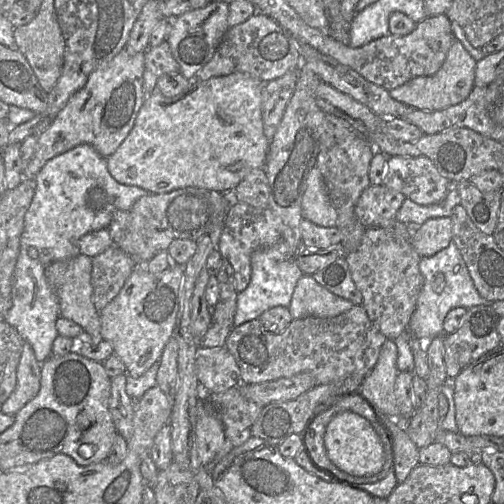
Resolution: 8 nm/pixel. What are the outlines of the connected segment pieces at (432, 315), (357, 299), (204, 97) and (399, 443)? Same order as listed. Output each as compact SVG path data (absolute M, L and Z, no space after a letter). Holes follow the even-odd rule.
M453 240L448 247L430 257L421 257L419 264L420 272L424 277L424 285L418 297L416 307L408 324L407 333L409 338L429 341L444 334L443 322L448 312L457 307L467 310L479 305L492 304L480 296L473 280L468 272L463 257ZM437 273L445 278L445 286L440 293L433 291L433 279Z
M345 255L312 275L318 284L331 293L361 305L362 295L355 286Z
M235 72L204 81L196 78L187 91L175 97L166 97L155 87L146 96L127 137L107 158L109 173L120 184L140 187L149 194L164 194L186 187L233 192L251 170L265 167L270 140L263 129L263 85L248 73Z
M381 412L379 418L394 438L393 471L399 484L404 482L410 472L420 464L419 449L410 439L404 425Z

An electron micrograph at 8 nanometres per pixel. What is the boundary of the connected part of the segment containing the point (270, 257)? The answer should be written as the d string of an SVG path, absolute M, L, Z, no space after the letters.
M281 238L275 244L255 250L251 255L251 280L246 289L237 295L237 309L234 317L234 327L245 322L258 319L266 310L276 306L289 308L292 295L298 280L303 276L297 264L297 253L289 250L289 245Z

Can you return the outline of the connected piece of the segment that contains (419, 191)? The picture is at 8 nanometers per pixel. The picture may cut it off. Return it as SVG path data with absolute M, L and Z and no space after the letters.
M425 156L388 157L382 184L420 205L442 202L452 186Z

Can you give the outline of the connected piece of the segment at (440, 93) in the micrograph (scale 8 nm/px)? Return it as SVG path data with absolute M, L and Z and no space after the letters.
M454 39L441 68L433 75L416 77L389 91L390 96L408 107L436 111L464 101L475 86L477 62L462 43Z

